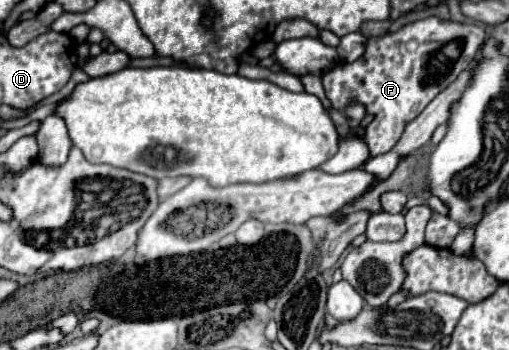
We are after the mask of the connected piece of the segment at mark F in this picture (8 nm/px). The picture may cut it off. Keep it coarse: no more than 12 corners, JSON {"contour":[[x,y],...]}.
{"contour":[[426,17],[326,71],[334,109],[374,115],[366,145],[404,127],[472,63],[486,31]]}

